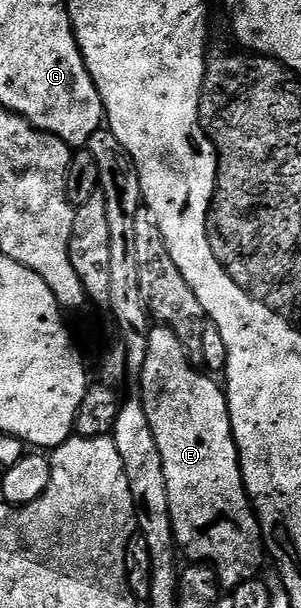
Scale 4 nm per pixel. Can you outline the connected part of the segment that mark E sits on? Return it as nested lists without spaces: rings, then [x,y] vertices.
[[[153,326],[149,333],[146,365],[138,372],[139,394],[150,429],[154,429],[154,441],[158,441],[158,453],[162,453],[176,546],[183,554],[185,551],[189,555],[189,560],[213,567],[221,584],[231,589],[242,585],[242,581],[257,578],[259,571],[256,570],[266,559],[266,548],[260,534],[260,522],[256,520],[256,512],[252,510],[240,472],[240,454],[232,436],[225,388],[221,384],[219,387],[211,374],[203,370],[195,371],[191,366],[195,367],[174,332],[168,327]]]

